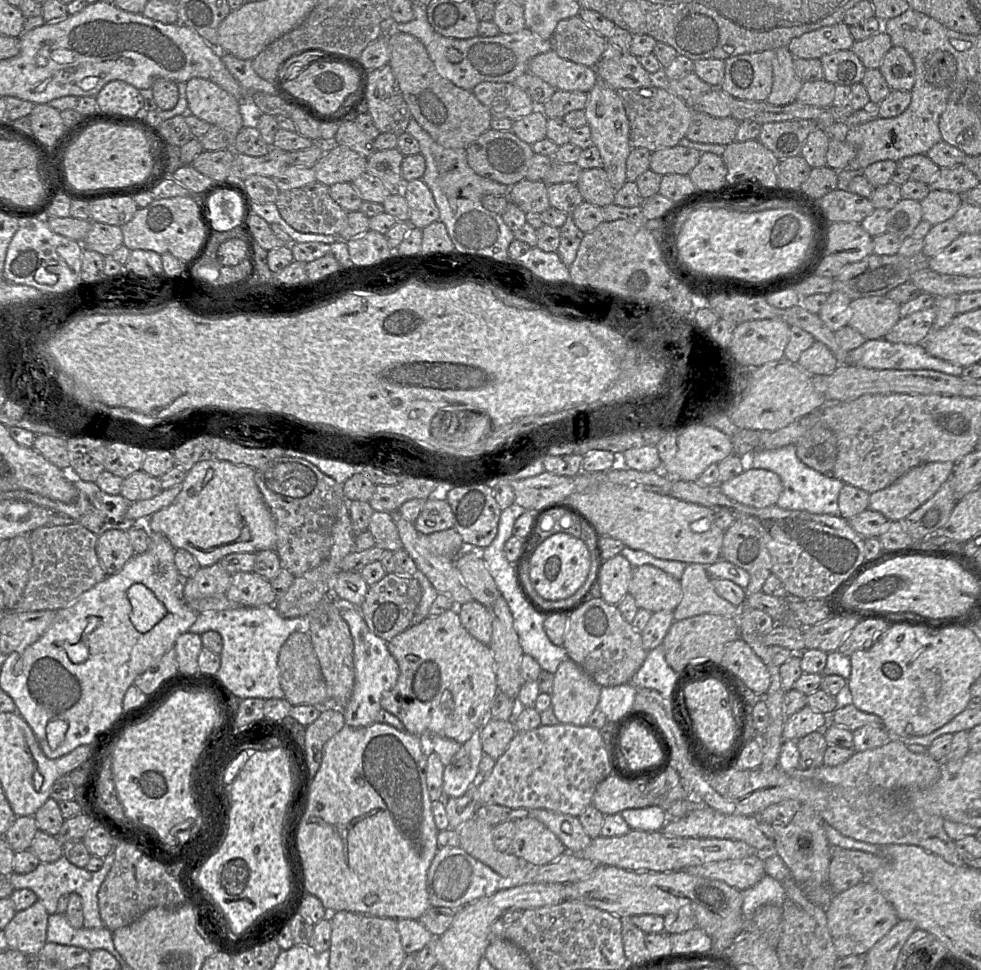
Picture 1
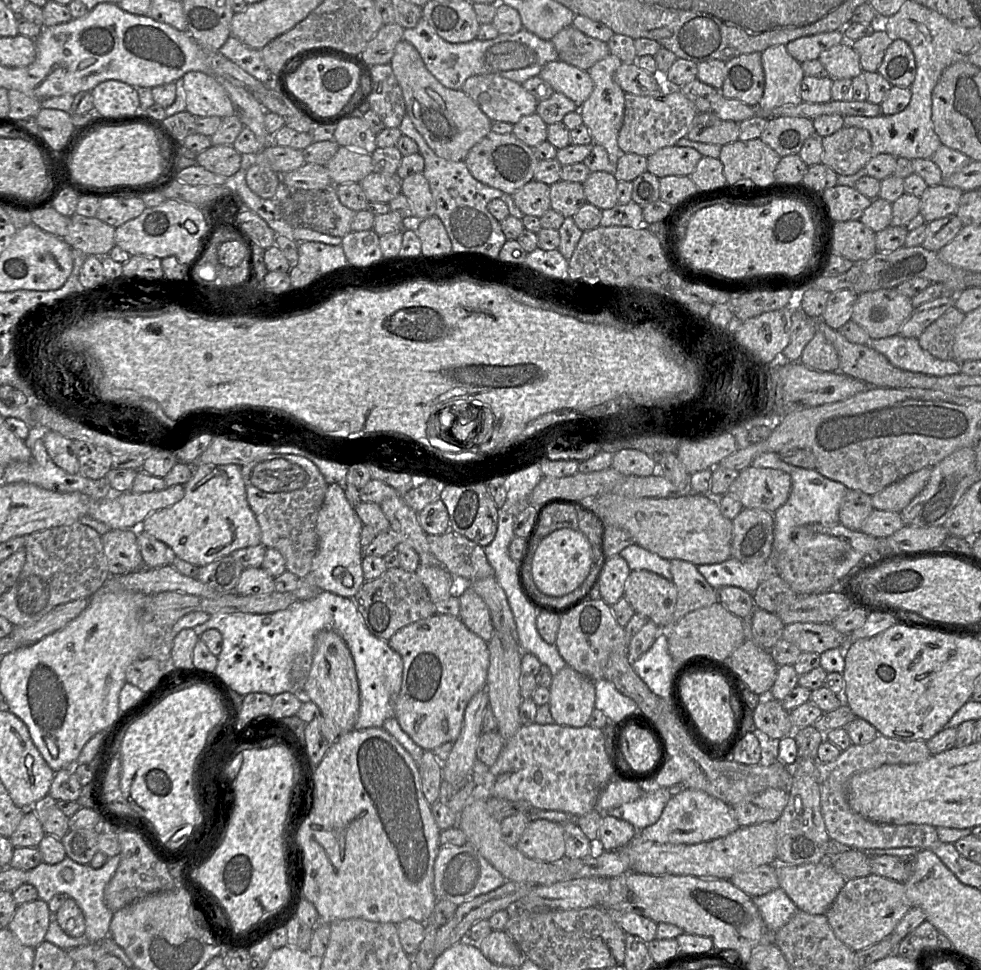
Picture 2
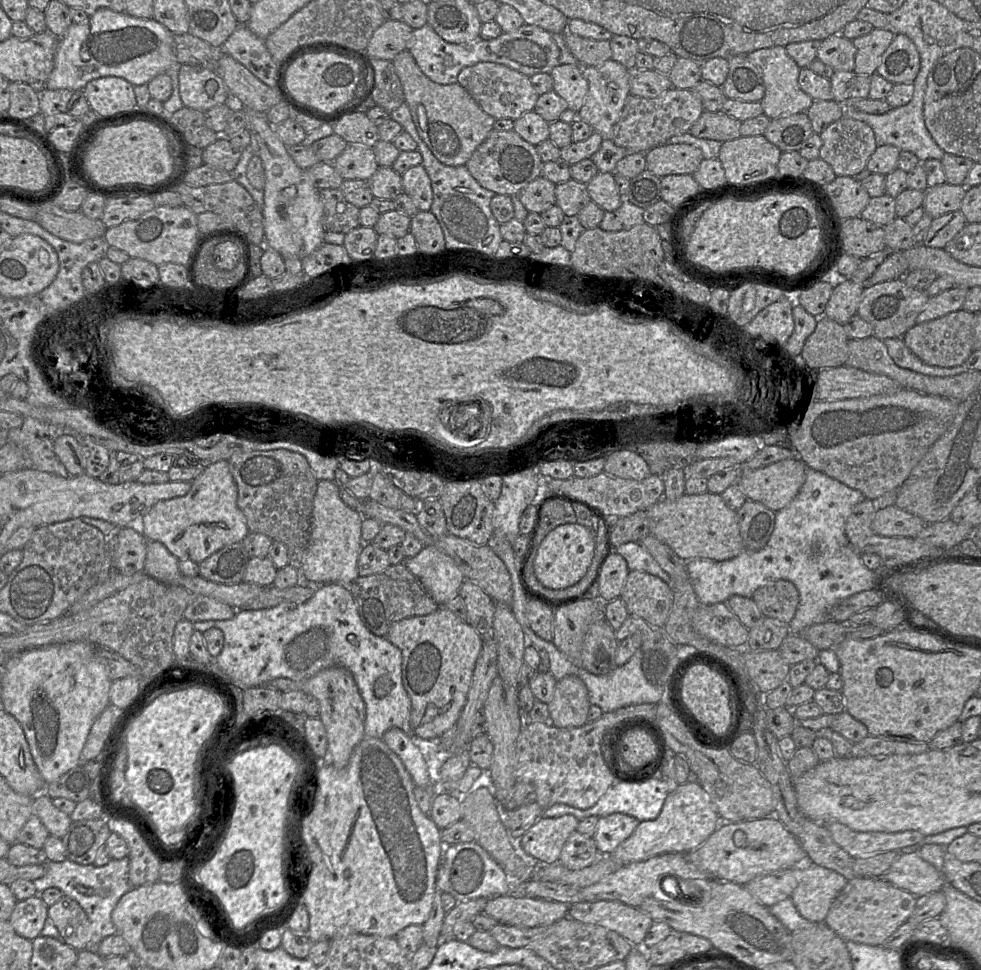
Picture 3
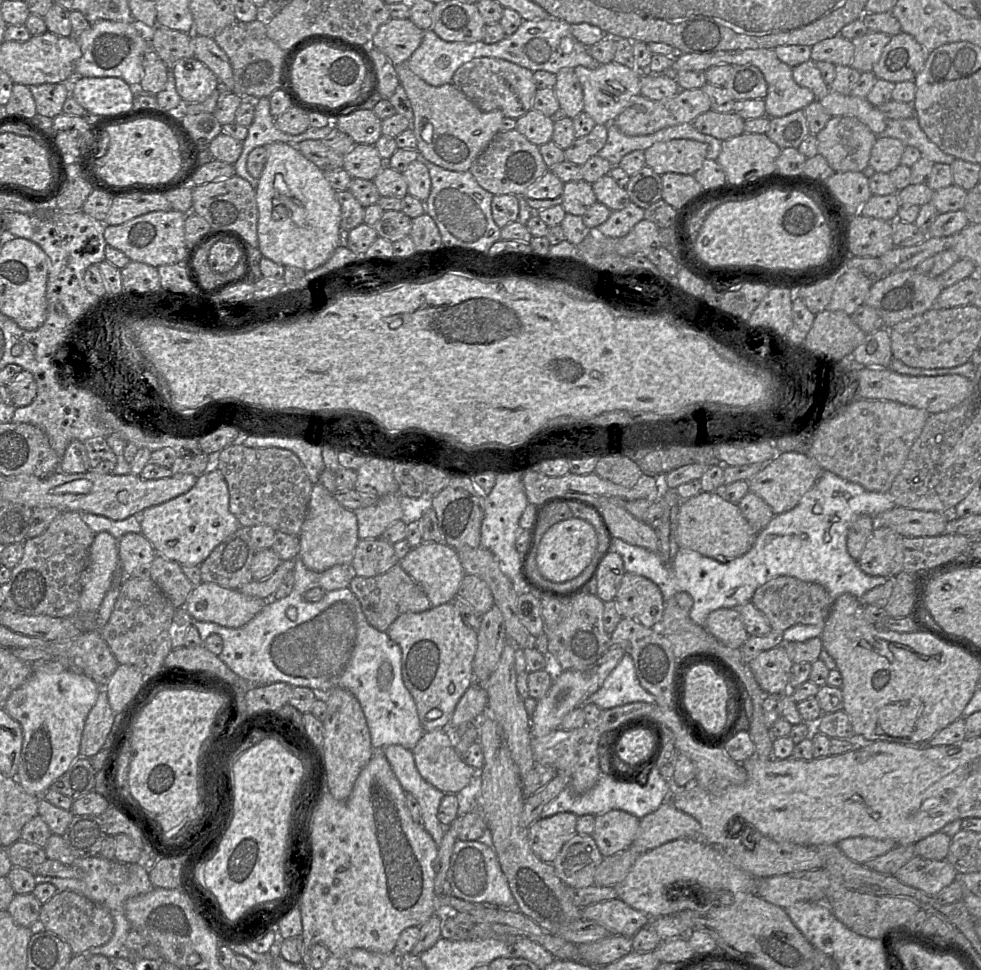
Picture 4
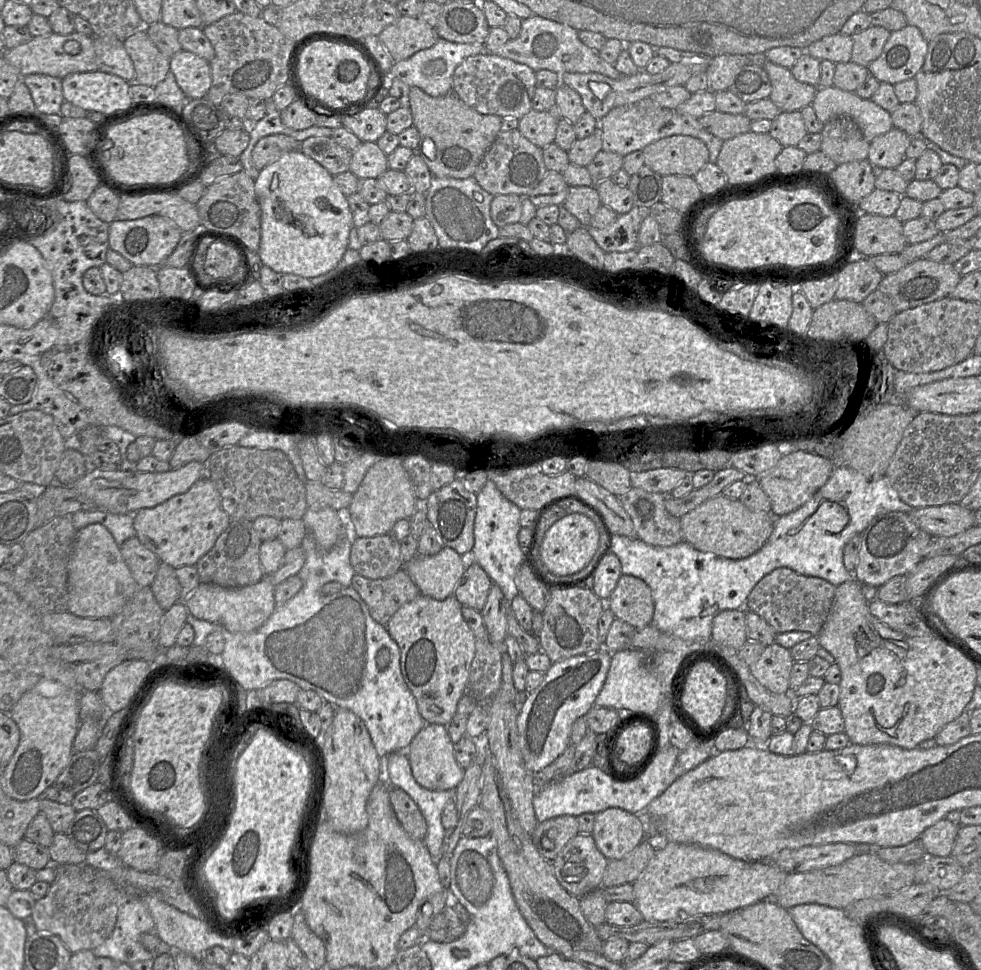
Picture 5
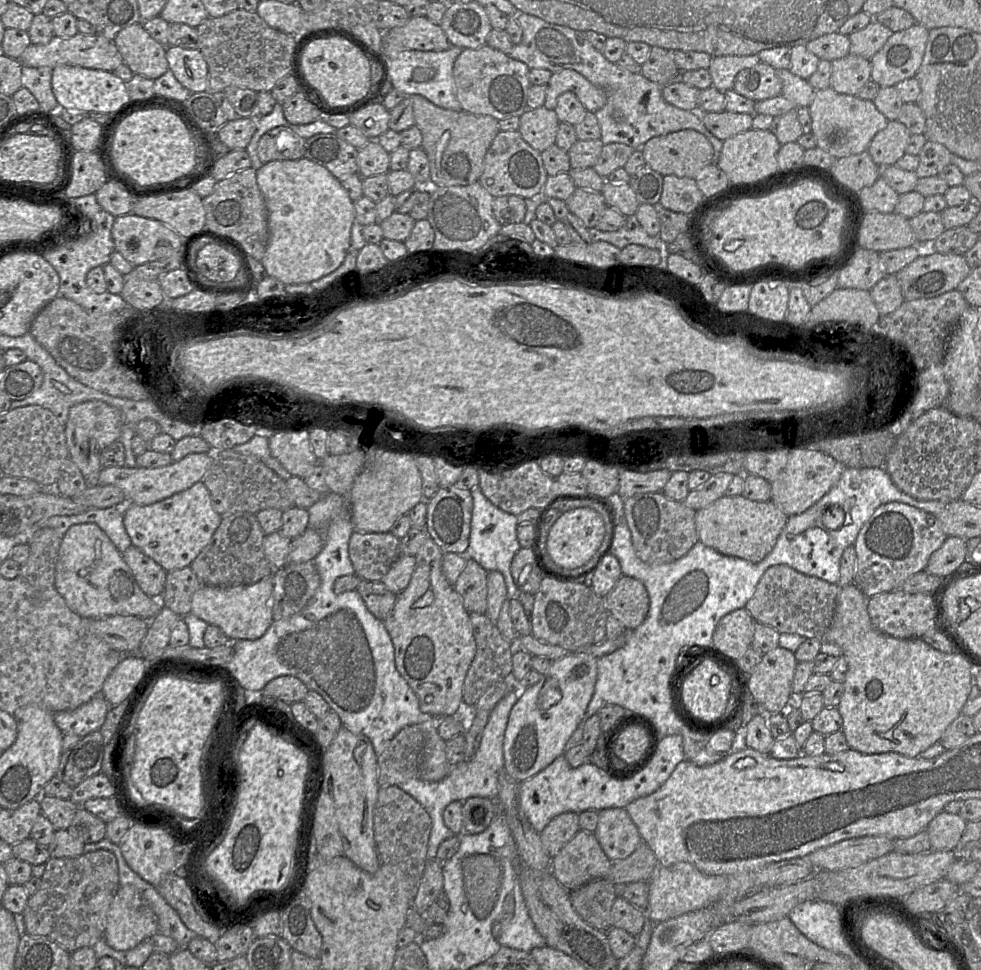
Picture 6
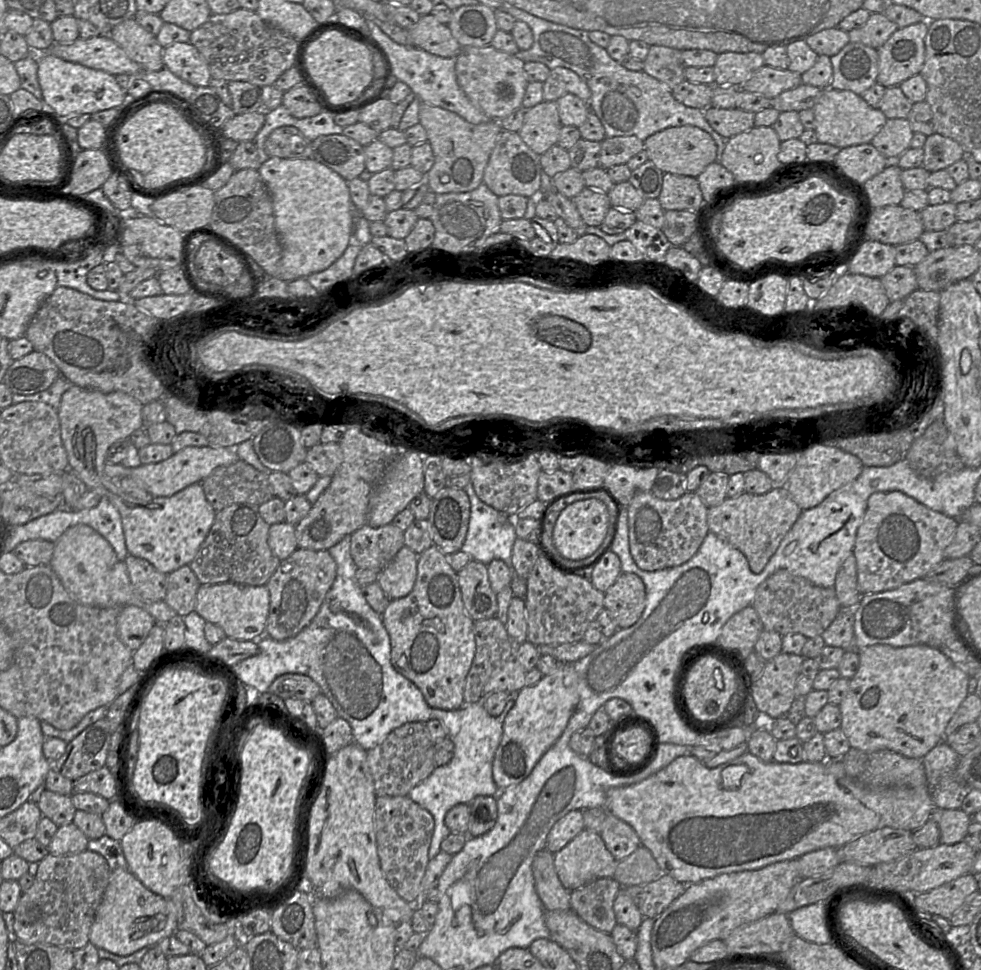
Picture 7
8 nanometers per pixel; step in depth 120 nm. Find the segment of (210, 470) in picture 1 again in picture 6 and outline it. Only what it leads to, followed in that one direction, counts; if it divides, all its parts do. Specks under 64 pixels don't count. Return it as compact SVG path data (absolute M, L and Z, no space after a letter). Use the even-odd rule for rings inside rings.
M202 481L149 505L124 505L124 526L133 546L153 559L167 573L189 567L208 545L222 516L212 506L209 490Z

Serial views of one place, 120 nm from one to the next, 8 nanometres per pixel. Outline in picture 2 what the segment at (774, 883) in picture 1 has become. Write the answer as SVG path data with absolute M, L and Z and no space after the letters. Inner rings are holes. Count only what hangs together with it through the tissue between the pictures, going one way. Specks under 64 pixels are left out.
M780 887L762 896L751 897L767 929L772 934L783 927L798 911Z

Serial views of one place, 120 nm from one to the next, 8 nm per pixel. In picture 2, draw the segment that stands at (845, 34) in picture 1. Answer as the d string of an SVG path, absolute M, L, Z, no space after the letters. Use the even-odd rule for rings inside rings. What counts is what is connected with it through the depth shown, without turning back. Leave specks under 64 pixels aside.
M838 30L801 37L785 46L788 53L801 64L818 59L823 51L843 42L845 42L843 31Z

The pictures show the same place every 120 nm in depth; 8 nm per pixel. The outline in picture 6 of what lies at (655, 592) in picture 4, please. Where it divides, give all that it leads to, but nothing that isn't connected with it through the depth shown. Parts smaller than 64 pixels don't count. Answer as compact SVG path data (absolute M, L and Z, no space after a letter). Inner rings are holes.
M622 575L605 597L606 611L628 630L641 625L649 612L650 599L644 584Z

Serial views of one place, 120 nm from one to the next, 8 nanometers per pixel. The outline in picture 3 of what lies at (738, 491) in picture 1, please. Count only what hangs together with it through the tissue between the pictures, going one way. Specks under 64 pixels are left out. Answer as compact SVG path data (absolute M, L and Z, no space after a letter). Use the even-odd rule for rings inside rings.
M789 458L755 470L741 470L735 483L747 499L760 502L776 512L788 505L798 494L806 480L806 471L807 466L800 458Z

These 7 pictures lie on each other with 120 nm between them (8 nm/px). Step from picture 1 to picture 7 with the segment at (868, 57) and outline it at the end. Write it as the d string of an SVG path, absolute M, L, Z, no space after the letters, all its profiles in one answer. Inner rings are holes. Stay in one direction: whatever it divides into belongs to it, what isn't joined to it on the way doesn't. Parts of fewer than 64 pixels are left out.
M871 13L859 28L848 32L849 42L862 43L873 49L881 47L898 29L883 13Z

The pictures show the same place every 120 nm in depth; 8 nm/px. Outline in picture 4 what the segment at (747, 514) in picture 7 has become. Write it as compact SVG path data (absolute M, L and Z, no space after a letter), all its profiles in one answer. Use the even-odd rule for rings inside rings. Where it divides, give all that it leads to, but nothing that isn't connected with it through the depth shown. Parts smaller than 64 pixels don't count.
M701 491L680 503L676 528L679 548L690 549L719 561L730 561L750 550L757 533L741 513L738 504L722 498L720 491Z

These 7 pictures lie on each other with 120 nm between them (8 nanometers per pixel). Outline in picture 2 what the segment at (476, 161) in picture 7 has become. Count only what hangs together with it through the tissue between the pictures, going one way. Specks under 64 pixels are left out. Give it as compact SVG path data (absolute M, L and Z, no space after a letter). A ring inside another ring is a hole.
M405 40L398 42L390 65L402 90L406 114L428 146L441 158L464 161L470 149L491 131L492 121L462 89L443 86L428 71L411 43Z

